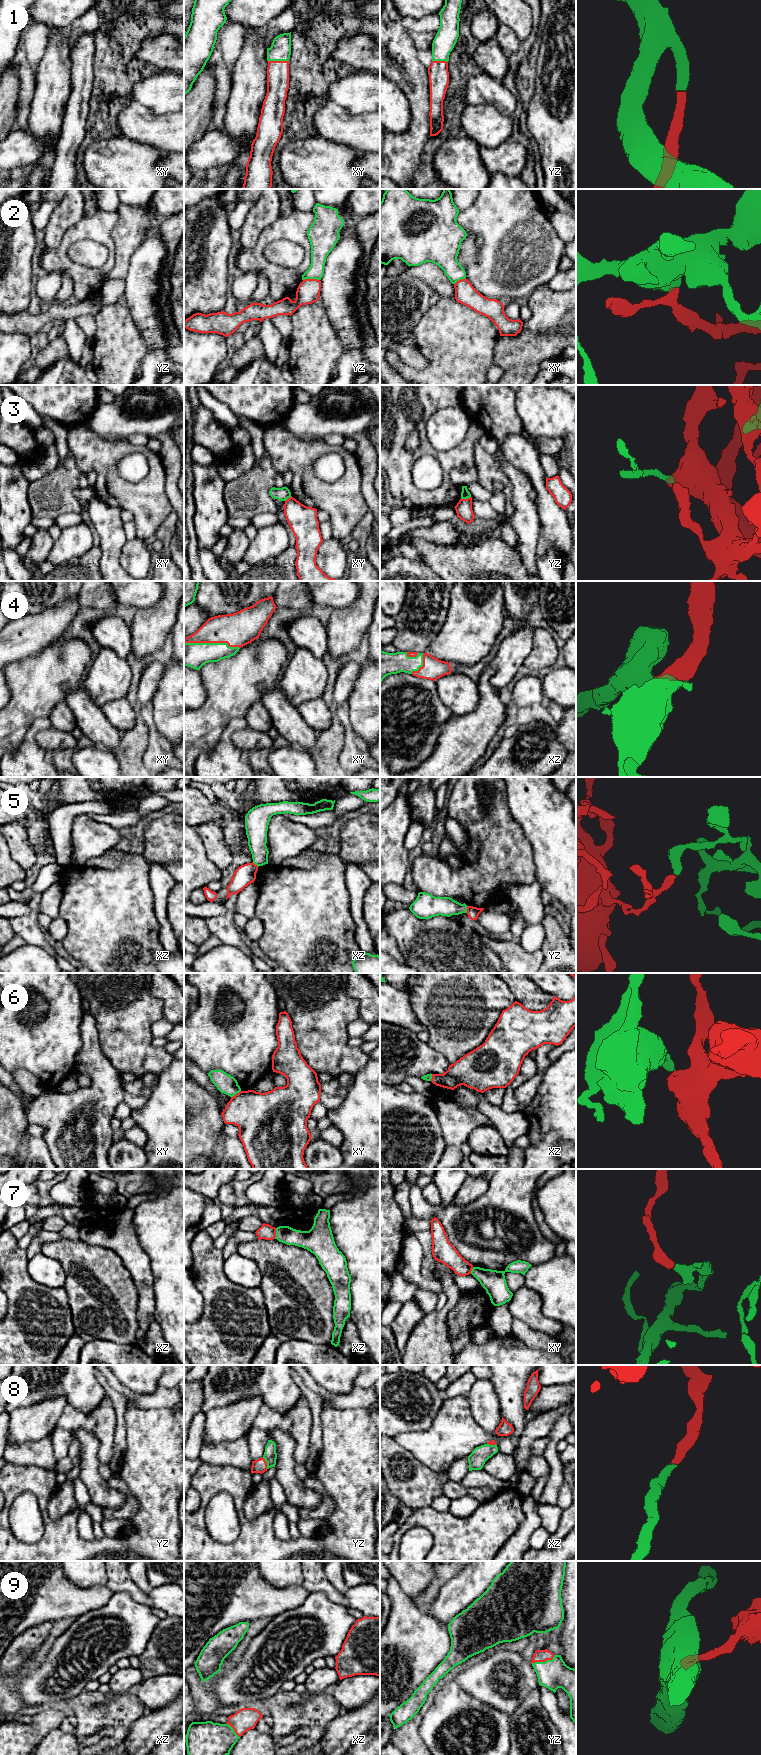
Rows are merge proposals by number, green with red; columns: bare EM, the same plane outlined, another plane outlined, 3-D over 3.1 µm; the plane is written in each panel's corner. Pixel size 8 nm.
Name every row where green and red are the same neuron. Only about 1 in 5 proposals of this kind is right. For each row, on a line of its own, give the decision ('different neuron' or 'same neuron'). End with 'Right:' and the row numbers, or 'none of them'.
1: same neuron
2: different neuron
3: different neuron
4: same neuron
5: different neuron
6: different neuron
7: different neuron
8: same neuron
9: same neuron
Right: 1, 4, 8, 9

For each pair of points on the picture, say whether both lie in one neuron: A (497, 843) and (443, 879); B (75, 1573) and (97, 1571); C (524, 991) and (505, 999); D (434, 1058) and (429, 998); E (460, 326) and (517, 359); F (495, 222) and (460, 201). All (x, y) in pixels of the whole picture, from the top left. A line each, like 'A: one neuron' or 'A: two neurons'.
A: one neuron
B: one neuron
C: two neurons
D: two neurons
E: two neurons
F: two neurons

